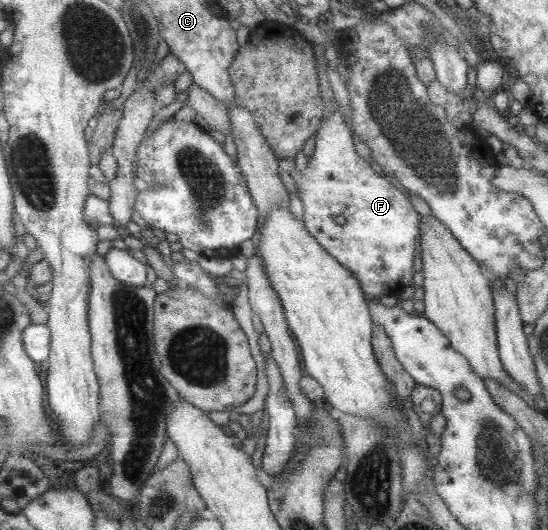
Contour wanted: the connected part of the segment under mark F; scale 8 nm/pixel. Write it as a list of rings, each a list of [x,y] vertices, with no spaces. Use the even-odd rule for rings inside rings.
[[[333,99],[331,104],[333,111],[327,117],[323,117],[318,127],[314,150],[306,166],[301,170],[293,168],[289,172],[297,187],[295,193],[301,201],[303,226],[329,256],[335,258],[355,276],[366,301],[377,301],[381,296],[398,297],[406,286],[412,284],[414,270],[411,266],[415,242],[419,236],[419,214],[413,210],[409,197],[402,188],[373,171],[368,161],[357,154],[352,143],[352,132],[343,119],[343,113],[339,111],[337,101]],[[337,215],[344,218],[343,224],[335,222]]]

